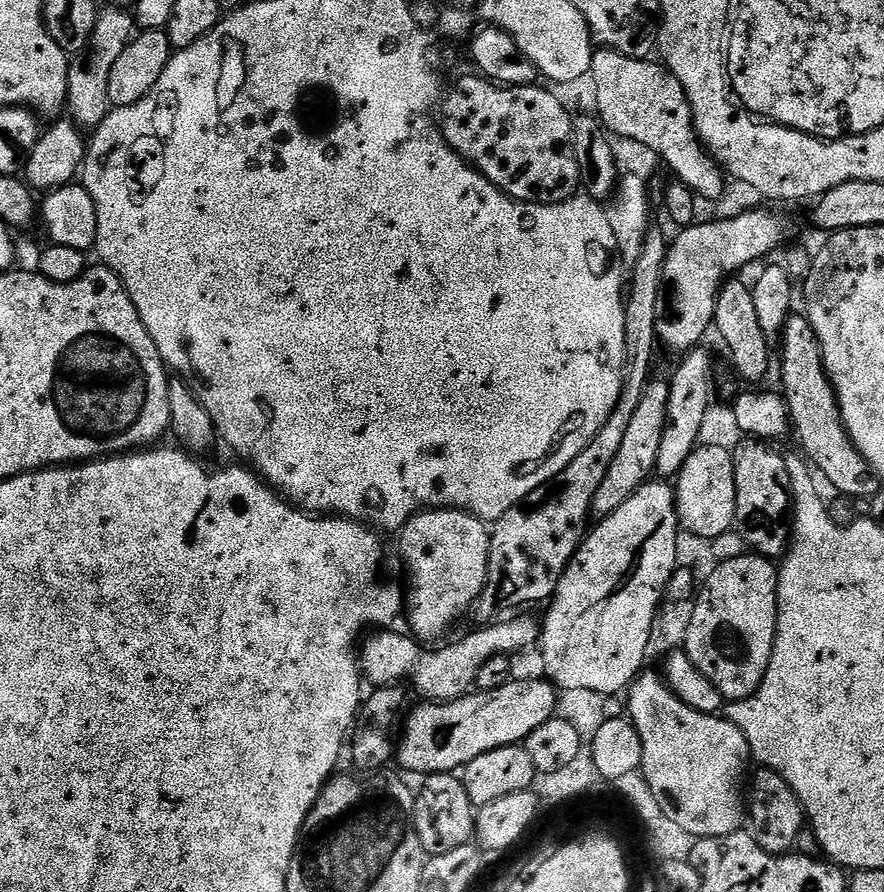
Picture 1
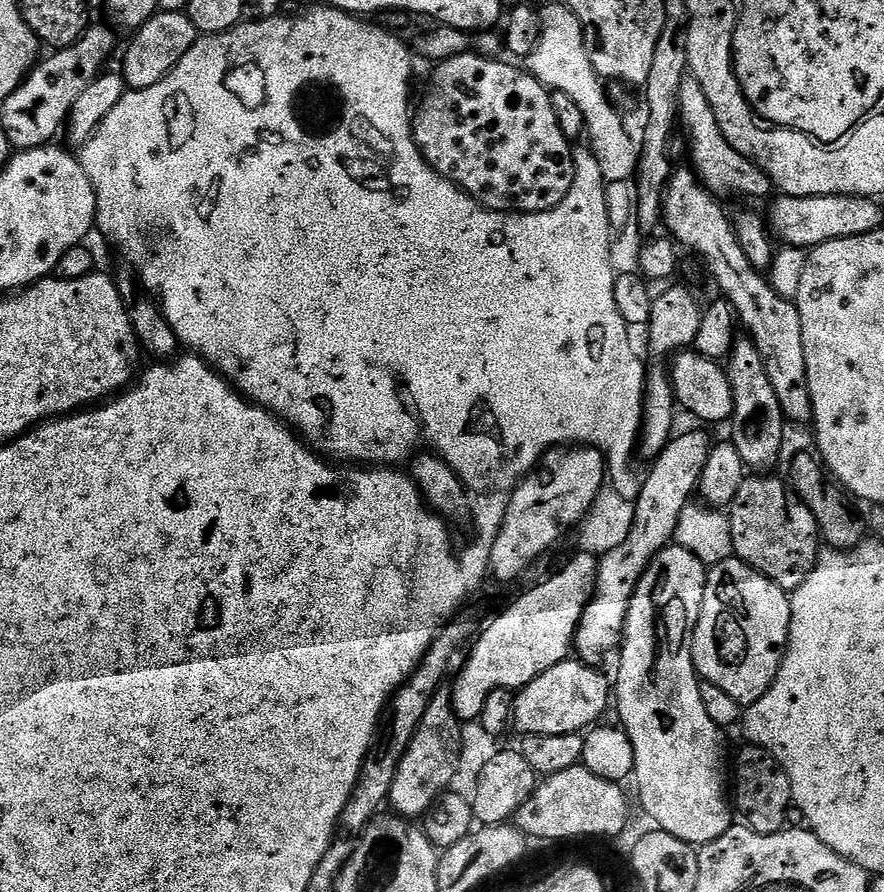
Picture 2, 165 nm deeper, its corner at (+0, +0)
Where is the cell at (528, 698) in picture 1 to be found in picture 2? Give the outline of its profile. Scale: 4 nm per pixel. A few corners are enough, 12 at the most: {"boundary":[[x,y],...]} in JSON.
{"boundary":[[569,658],[515,693],[524,736],[591,729],[607,680]]}

